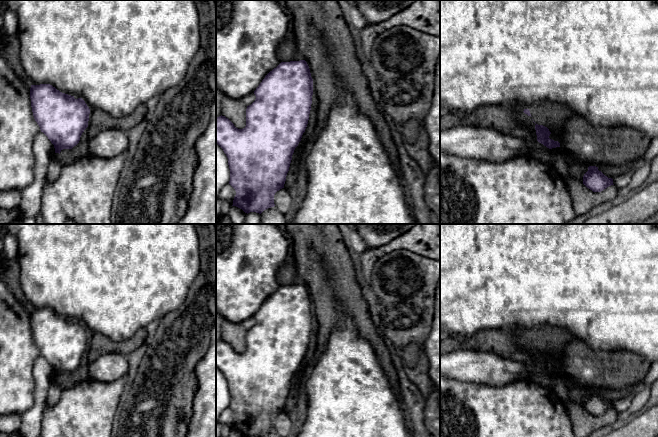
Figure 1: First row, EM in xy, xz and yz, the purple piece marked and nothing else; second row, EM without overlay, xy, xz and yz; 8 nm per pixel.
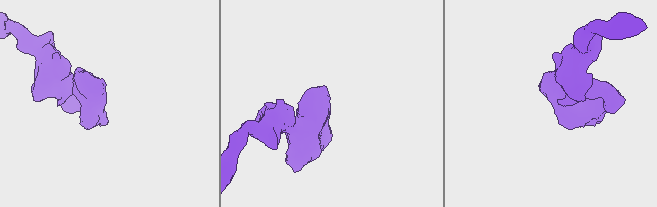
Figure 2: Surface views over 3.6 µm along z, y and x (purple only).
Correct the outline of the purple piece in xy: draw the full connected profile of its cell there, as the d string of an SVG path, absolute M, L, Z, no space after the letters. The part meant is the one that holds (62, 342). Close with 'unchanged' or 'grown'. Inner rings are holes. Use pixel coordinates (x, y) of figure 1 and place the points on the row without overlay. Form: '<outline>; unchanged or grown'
M40 308L31 309L30 323L34 343L41 356L54 369L55 377L60 378L63 373L72 373L79 367L82 357L88 351L90 338L90 333L82 322L75 323L50 308Z; unchanged

